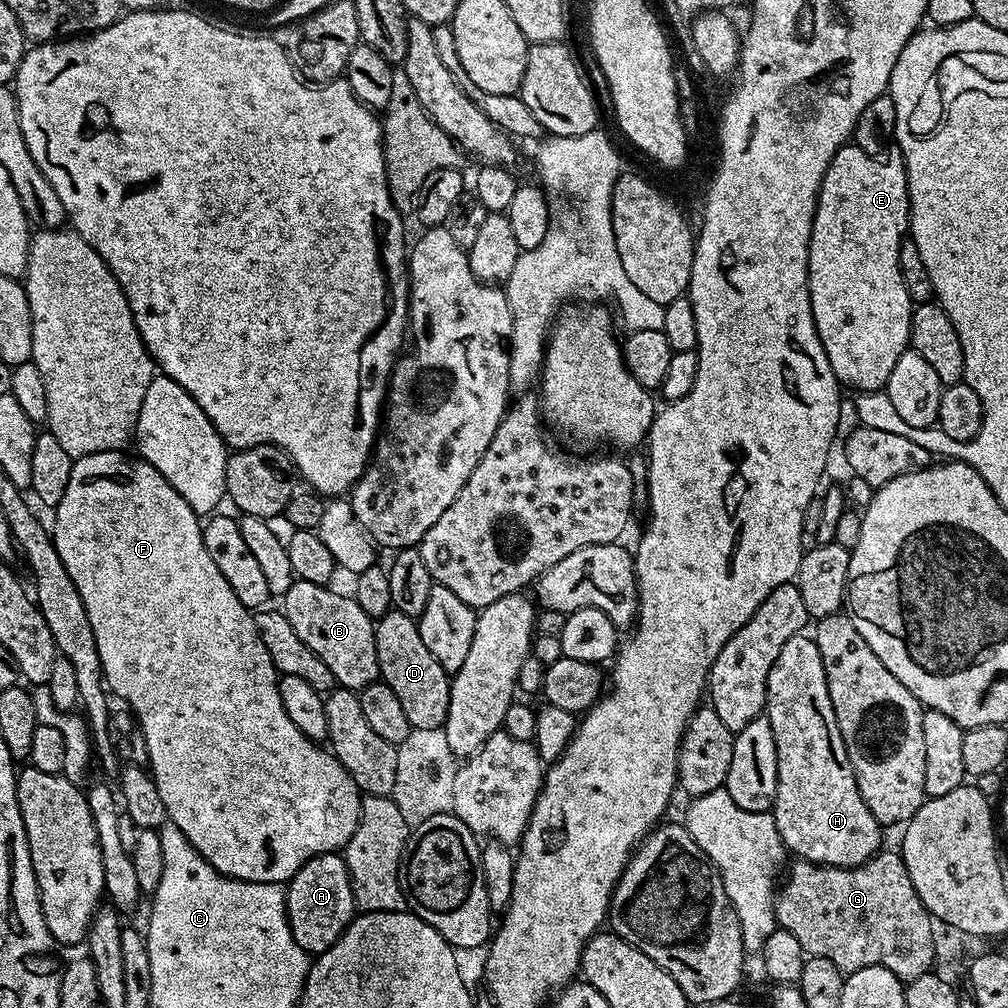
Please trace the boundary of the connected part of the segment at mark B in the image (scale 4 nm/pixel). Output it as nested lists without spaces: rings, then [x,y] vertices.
[[[296,579],[290,590],[286,590],[282,604],[284,617],[294,626],[294,634],[330,666],[330,674],[334,674],[339,687],[359,690],[377,683],[380,667],[374,620],[355,599],[332,594],[323,584]]]

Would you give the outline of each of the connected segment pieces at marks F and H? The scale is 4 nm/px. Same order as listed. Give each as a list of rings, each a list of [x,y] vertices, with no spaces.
[[[119,451],[99,452],[79,457],[70,470],[70,482],[66,486],[66,494],[62,494],[62,502],[58,502],[54,510],[56,521],[50,524],[50,533],[56,544],[58,556],[66,566],[66,571],[70,574],[74,586],[77,587],[78,594],[81,595],[86,617],[90,620],[90,628],[94,630],[94,642],[97,646],[98,658],[101,659],[103,682],[110,689],[111,695],[121,696],[136,715],[135,723],[146,738],[150,775],[156,781],[162,803],[176,804],[176,768],[196,768],[196,780],[200,780],[200,776],[240,776],[240,772],[248,772],[248,764],[244,764],[244,760],[264,760],[264,764],[268,764],[268,768],[276,772],[276,792],[280,792],[280,784],[288,784],[288,780],[296,780],[296,784],[300,784],[300,792],[308,792],[308,836],[296,836],[296,860],[292,860],[292,868],[224,868],[220,871],[223,876],[229,876],[235,880],[283,885],[291,880],[293,874],[313,856],[318,856],[322,852],[339,853],[348,845],[360,821],[362,793],[356,787],[354,778],[350,778],[350,774],[336,761],[335,756],[327,747],[321,746],[306,734],[302,734],[302,730],[298,730],[298,726],[290,722],[290,714],[286,714],[282,706],[282,698],[270,694],[268,680],[275,681],[278,673],[275,666],[268,662],[266,650],[260,647],[260,639],[254,631],[253,617],[246,614],[242,602],[238,602],[234,594],[228,591],[226,578],[222,578],[218,566],[214,566],[214,561],[206,551],[201,517],[187,505],[185,498],[182,498],[181,494],[170,486],[170,482],[154,466],[141,458],[131,460],[130,457],[124,455],[128,454]]]
[[[801,634],[790,638],[786,646],[782,646],[774,666],[770,666],[766,715],[774,734],[778,758],[776,802],[770,811],[785,849],[791,855],[793,852],[793,857],[822,864],[826,868],[857,868],[864,864],[881,851],[882,825],[876,821],[874,814],[870,814],[870,806],[862,802],[862,794],[856,785],[856,771],[852,769],[850,754],[846,754],[846,742],[842,742],[838,718],[834,718],[822,654],[818,654],[818,646],[811,635]]]

